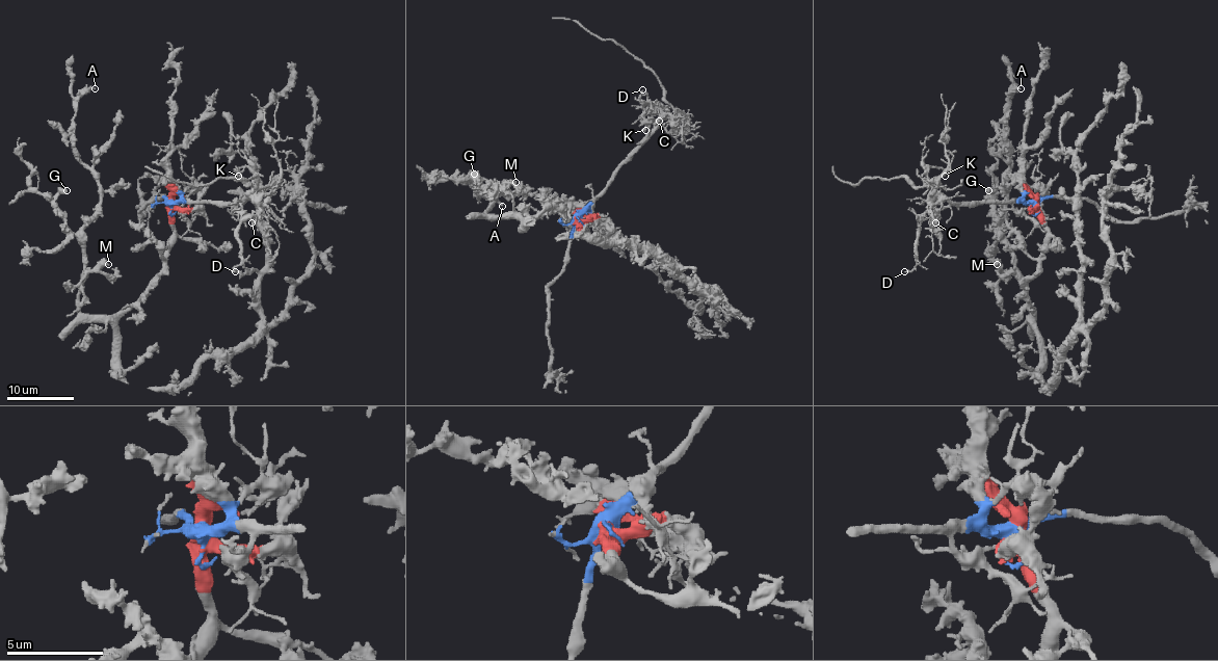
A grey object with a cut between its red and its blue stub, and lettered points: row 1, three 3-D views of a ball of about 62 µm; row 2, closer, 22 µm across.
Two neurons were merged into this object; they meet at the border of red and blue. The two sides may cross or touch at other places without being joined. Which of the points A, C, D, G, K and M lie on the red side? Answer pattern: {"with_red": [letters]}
{"with_red": ["A", "G", "M"]}

